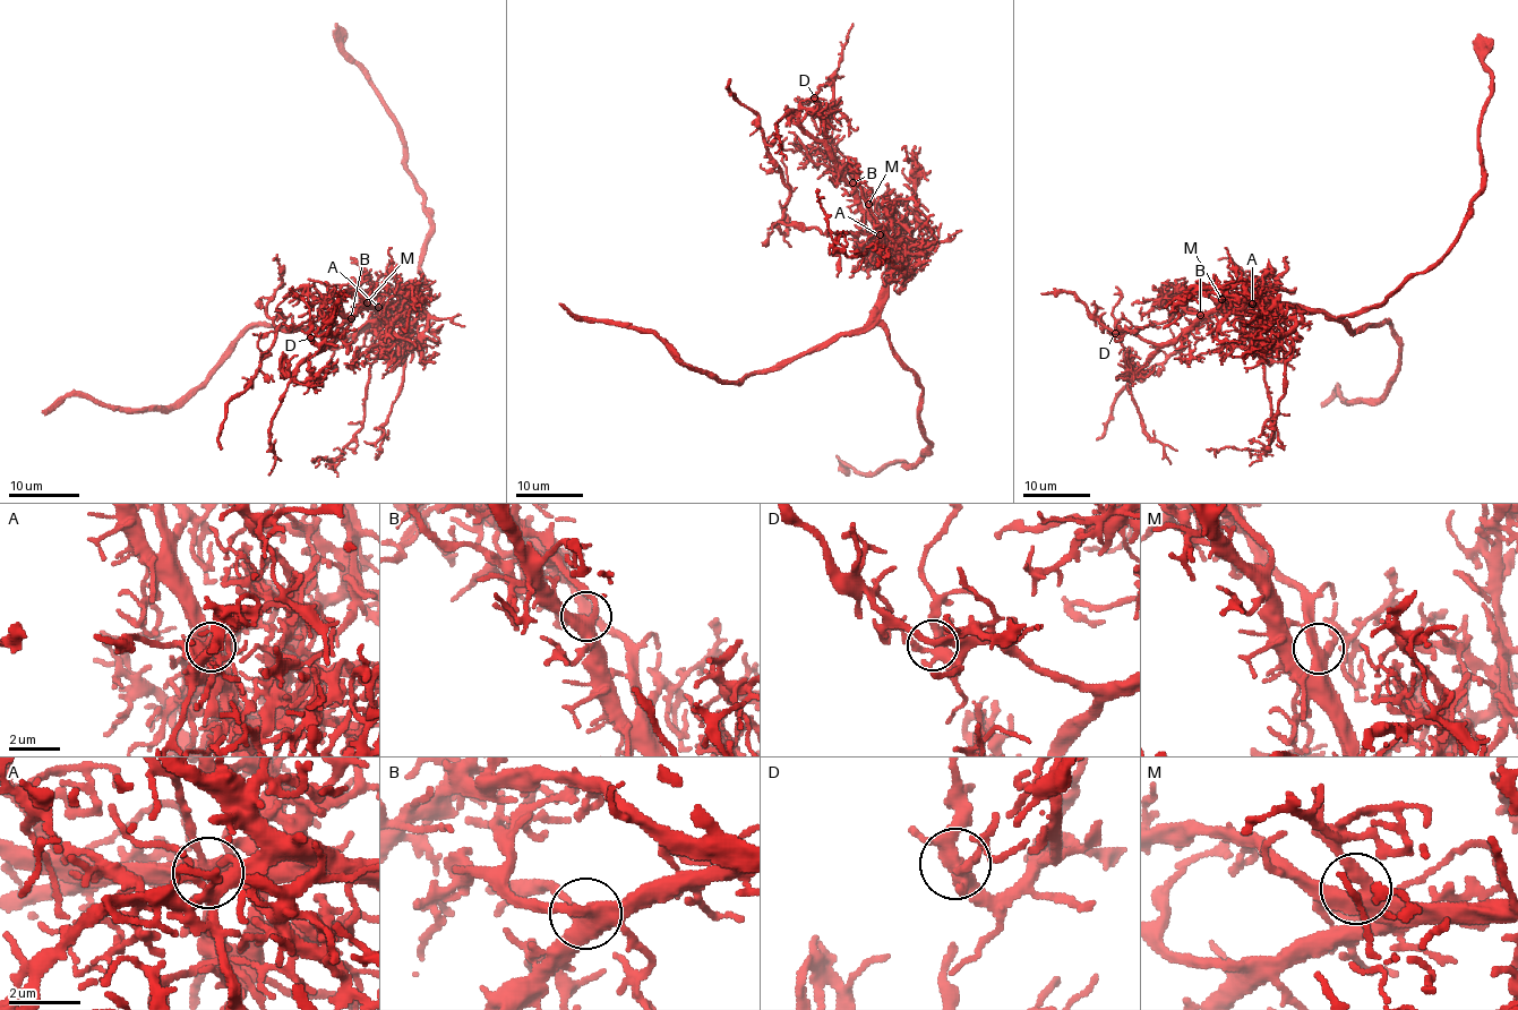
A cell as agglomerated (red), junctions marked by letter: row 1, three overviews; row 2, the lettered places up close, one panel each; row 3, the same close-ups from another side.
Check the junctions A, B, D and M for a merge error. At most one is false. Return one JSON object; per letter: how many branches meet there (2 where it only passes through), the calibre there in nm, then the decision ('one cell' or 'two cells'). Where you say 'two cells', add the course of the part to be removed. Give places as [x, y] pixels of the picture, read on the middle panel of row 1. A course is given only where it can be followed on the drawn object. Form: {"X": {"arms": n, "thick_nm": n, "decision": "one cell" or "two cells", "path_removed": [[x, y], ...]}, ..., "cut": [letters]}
{"A": {"arms": 4, "thick_nm": 460, "decision": "two cells", "path_removed": [[880, 234], [821, 232], [786, 225], [779, 221], [789, 188], [764, 144], [757, 118], [728, 88], [729, 79]]}, "B": {"arms": 4, "thick_nm": 440, "decision": "one cell"}, "D": {"arms": 4, "thick_nm": 360, "decision": "one cell"}, "M": {"arms": 3, "thick_nm": 440, "decision": "one cell"}, "cut": ["A"]}

